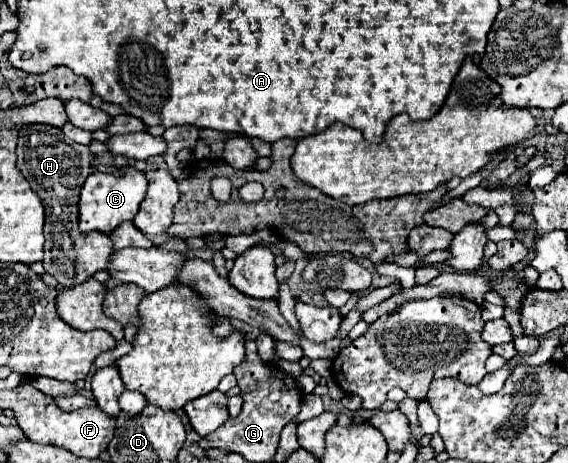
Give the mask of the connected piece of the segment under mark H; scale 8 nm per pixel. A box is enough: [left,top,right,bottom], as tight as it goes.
[17,125,113,287]

